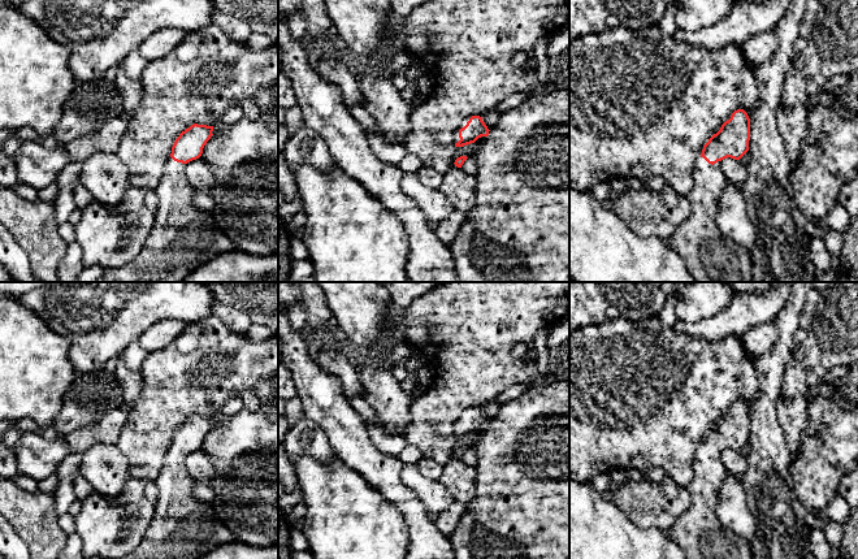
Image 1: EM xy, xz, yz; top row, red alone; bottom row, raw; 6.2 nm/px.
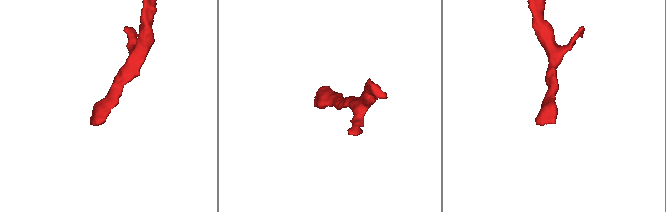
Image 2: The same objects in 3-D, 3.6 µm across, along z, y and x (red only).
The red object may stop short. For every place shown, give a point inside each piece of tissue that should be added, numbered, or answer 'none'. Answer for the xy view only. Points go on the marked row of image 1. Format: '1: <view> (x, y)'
1: xy (182, 238)

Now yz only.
1: yz (710, 258)

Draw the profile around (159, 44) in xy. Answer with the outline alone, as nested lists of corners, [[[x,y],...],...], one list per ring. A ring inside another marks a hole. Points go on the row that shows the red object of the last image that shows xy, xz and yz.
[[[164,29],[148,36],[138,51],[147,61],[153,61],[172,52],[185,35],[178,29]]]

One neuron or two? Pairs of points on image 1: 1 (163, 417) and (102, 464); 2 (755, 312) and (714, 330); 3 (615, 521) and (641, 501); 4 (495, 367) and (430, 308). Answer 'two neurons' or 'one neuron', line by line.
1: two neurons
2: one neuron
3: two neurons
4: one neuron

